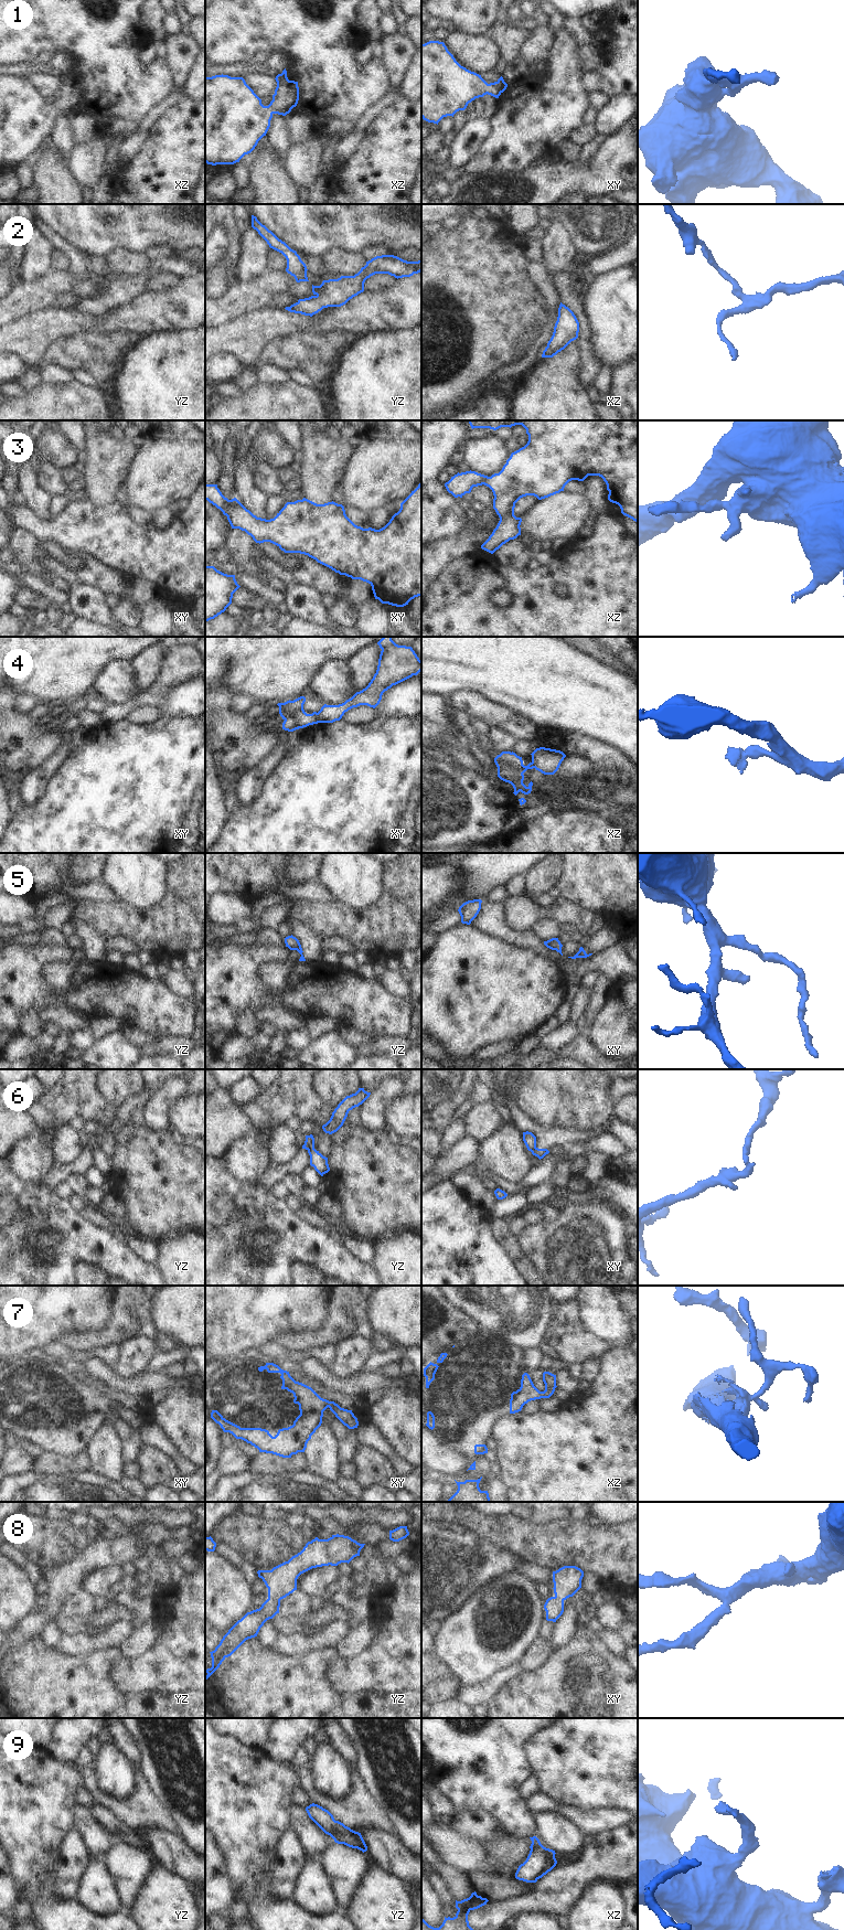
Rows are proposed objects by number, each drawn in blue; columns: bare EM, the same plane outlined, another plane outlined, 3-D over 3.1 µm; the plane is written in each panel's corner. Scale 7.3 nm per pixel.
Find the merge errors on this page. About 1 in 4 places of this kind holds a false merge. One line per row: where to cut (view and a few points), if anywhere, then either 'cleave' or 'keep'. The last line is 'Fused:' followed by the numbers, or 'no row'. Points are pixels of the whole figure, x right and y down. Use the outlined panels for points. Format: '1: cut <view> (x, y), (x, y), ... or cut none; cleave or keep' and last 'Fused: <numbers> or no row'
1: cut none; keep
2: cut none; keep
3: cut none; keep
4: cut xy (316, 713), (319, 722); cleave
5: cut none; keep
6: cut yz (313, 1148), (308, 1150); cleave
7: cut none; keep
8: cut none; keep
9: cut none; keep
Fused: 4, 6

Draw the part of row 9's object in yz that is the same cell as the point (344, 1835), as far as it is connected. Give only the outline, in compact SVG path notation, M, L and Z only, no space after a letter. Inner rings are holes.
M310 1804L306 1808L309 1817L335 1843L344 1844L352 1848L357 1848L363 1853L367 1851L367 1846L361 1833L351 1830L343 1823L335 1821L333 1815L318 1804Z

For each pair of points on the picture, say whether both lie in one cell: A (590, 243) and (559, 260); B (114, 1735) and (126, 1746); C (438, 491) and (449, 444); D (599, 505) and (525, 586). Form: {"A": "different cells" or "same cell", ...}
{"A": "different cells", "B": "same cell", "C": "same cell", "D": "different cells"}

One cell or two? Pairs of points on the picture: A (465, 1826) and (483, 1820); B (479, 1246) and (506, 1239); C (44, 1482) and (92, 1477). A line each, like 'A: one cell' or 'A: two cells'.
A: one cell
B: two cells
C: one cell

